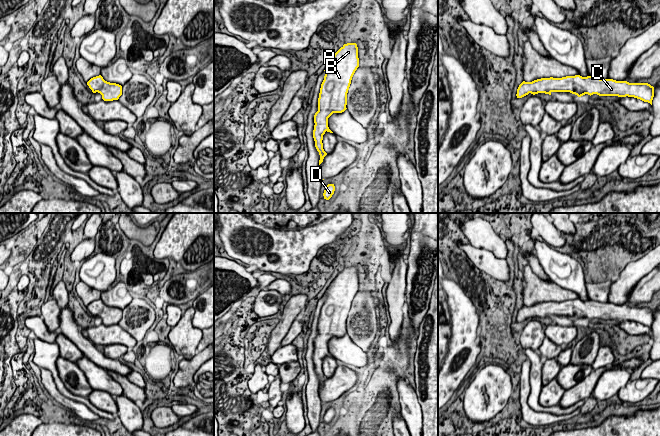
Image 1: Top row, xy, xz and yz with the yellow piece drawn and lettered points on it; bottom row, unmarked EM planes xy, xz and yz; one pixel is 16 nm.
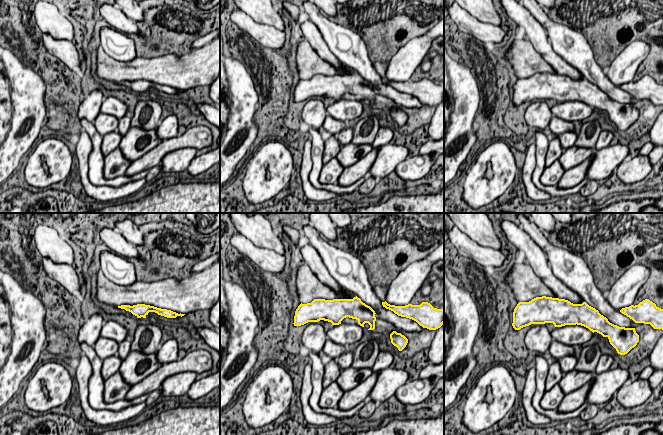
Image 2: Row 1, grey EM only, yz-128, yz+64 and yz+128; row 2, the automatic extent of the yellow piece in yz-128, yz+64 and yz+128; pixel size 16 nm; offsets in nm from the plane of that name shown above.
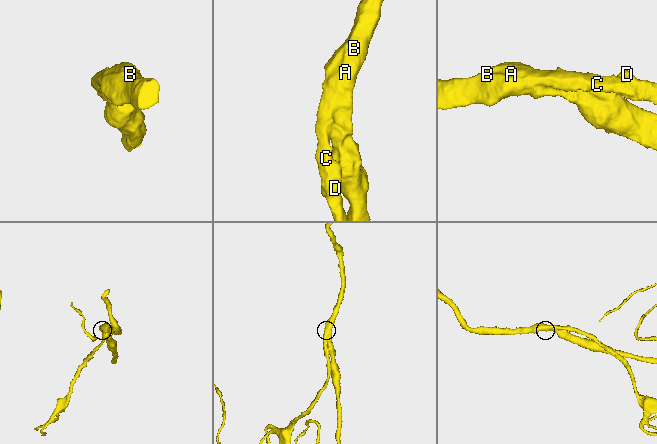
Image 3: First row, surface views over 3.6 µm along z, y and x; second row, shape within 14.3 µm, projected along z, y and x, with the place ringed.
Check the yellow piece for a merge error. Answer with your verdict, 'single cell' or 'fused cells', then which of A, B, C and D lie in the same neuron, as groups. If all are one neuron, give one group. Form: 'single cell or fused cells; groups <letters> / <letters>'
single cell; groups A B C D

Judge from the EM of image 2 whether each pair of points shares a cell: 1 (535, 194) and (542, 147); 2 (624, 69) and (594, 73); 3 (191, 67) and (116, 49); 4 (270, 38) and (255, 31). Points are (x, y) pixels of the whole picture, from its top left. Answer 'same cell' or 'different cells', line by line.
1: different cells
2: different cells
3: different cells
4: same cell

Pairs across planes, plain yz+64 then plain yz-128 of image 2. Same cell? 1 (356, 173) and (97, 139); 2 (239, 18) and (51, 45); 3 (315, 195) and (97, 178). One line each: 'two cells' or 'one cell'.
1: two cells
2: one cell
3: two cells

